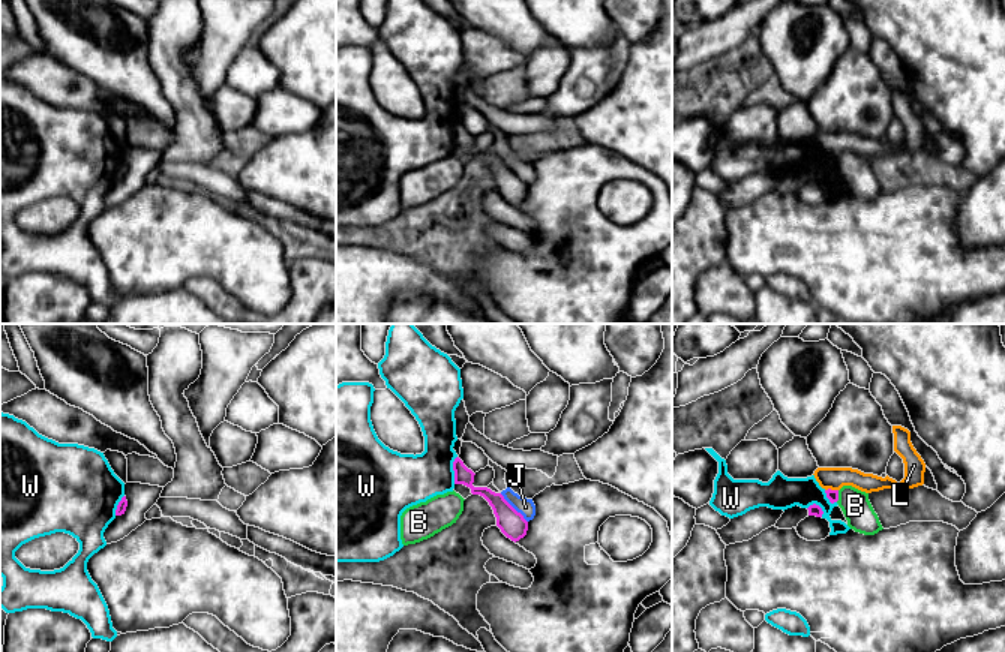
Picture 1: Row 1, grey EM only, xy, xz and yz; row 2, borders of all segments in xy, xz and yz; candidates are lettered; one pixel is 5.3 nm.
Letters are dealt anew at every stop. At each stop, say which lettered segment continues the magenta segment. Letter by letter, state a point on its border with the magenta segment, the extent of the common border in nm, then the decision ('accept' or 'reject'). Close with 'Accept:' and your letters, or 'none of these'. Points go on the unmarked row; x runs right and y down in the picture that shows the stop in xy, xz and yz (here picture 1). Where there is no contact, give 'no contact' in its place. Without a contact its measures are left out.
B: yz (837, 161) | 70 nm | reject
J: xz (513, 173) | 220 nm | reject
L: yz (830, 153) | 70 nm | reject
W: xz (453, 134) | 150 nm | reject
Accept: none of these

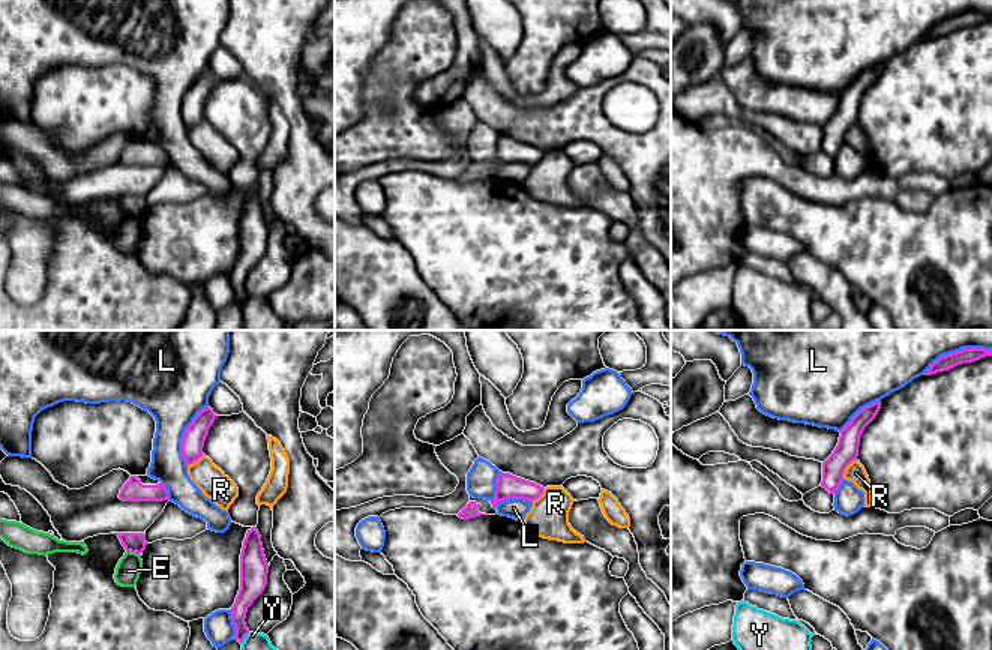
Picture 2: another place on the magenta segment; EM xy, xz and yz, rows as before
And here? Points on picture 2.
E: xy (132, 215) | 80 nm | reject
L: xy (183, 99) | 360 nm | reject
R: yz (845, 131) | 130 nm | reject
Y: xy (243, 302) | 80 nm | reject
Accept: none of these

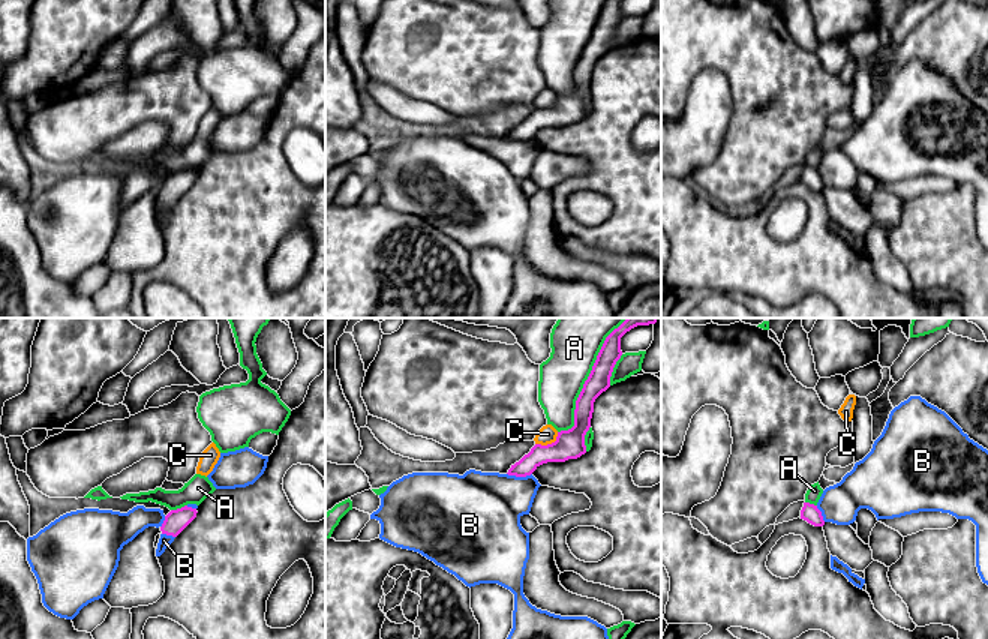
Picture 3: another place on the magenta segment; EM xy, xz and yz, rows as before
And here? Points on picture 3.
A: xz (582, 53) | 600 nm | reject
B: xz (519, 140) | 140 nm | accept
C: xz (549, 108) | 140 nm | reject
Accept: B

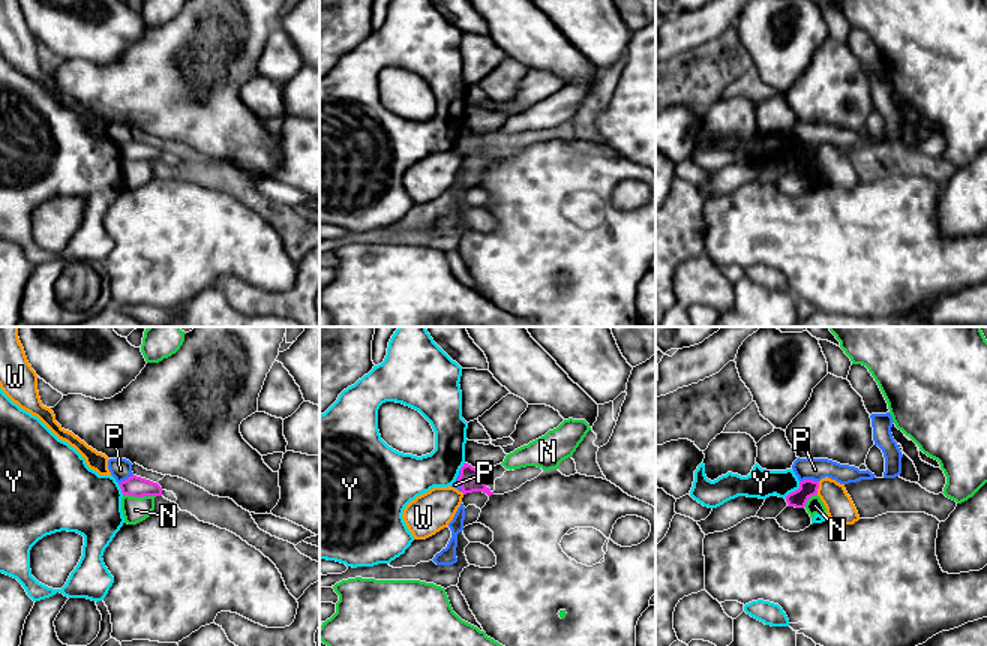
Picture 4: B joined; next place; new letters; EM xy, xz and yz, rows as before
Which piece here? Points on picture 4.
N: xy (140, 161) | 180 nm | reject
P: yz (809, 144) | 100 nm | reject
W: yz (818, 152) | 70 nm | reject
Y: yz (795, 155) | 130 nm | reject
Accept: none of these

